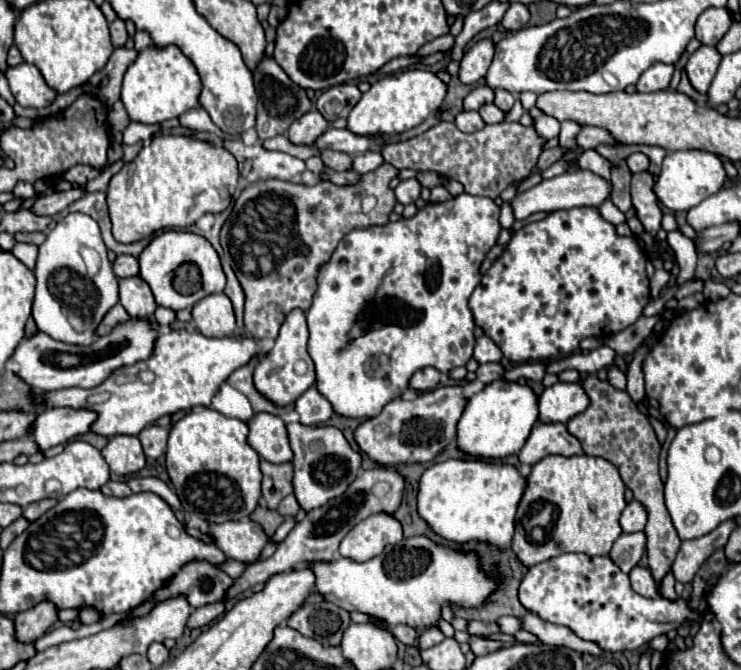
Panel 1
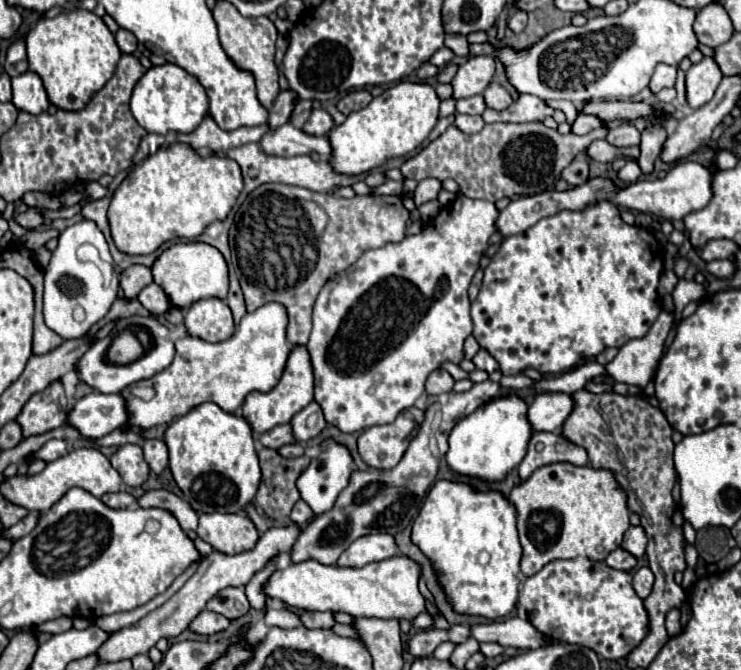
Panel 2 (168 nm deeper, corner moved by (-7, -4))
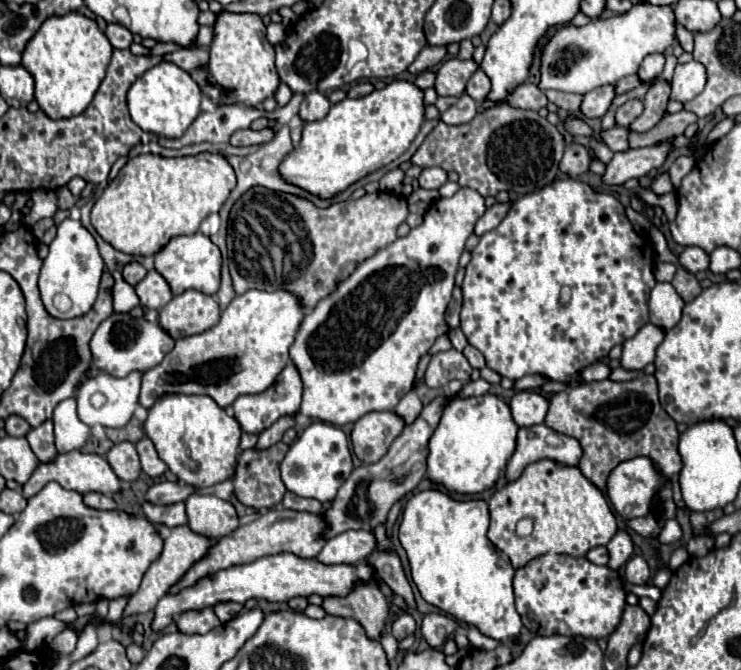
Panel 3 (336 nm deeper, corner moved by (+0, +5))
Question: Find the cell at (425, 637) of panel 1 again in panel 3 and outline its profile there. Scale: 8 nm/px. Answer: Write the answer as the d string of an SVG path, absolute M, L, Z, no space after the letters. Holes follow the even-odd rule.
M410 614L398 616L398 618L394 620L394 624L392 624L392 636L394 636L396 640L402 640L402 638L414 634L414 630L416 630L416 622L414 622L414 618L412 618Z

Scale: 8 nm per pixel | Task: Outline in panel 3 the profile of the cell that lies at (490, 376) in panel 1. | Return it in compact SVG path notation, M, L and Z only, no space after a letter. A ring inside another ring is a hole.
M452 348L448 352L438 352L430 358L424 380L426 380L426 386L438 388L438 386L446 386L454 378L468 382L470 374L472 374L472 366L464 358L464 354Z

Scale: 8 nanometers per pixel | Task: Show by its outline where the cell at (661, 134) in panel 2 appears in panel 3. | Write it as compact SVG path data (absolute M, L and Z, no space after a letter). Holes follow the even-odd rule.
M656 78L646 96L644 96L644 112L642 116L638 116L630 126L628 130L632 132L648 132L650 128L654 128L662 114L666 112L666 104L668 104L668 96L670 96L670 84L664 80L664 78Z

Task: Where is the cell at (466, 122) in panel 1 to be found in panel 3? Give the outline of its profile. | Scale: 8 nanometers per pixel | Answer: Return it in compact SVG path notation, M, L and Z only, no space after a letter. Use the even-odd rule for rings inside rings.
M462 94L458 102L440 116L440 120L446 124L466 124L476 116L476 112L478 112L478 104L468 94Z

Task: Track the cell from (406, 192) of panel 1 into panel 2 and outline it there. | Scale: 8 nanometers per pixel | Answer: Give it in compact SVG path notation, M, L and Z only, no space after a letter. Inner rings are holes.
M423 179L423 181L417 185L417 189L413 191L413 201L415 201L415 205L419 207L419 205L431 201L431 199L437 199L439 189L441 189L441 181L439 181L439 179Z

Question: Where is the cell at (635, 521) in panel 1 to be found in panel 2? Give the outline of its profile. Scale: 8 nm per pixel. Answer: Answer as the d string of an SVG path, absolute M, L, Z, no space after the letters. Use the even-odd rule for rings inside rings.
M641 525L637 527L629 527L627 533L625 533L625 539L623 539L623 549L627 549L631 555L635 555L637 559L645 555L645 545L647 545L647 535L645 535L645 529Z

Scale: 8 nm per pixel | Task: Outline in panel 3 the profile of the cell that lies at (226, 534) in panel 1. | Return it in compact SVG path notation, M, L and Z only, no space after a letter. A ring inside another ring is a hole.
M192 494L186 500L188 526L210 538L222 538L238 528L238 516L230 502L208 494Z

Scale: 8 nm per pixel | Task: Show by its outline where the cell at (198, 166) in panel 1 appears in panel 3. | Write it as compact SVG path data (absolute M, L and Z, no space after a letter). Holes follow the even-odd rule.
M202 152L198 156L182 156L182 158L162 158L154 154L134 156L118 174L118 178L106 186L102 196L96 200L92 208L92 226L96 232L108 240L116 250L128 252L132 256L154 256L158 254L172 236L180 234L196 234L200 222L222 208L228 200L232 188L236 186L236 176L228 160L220 154Z

